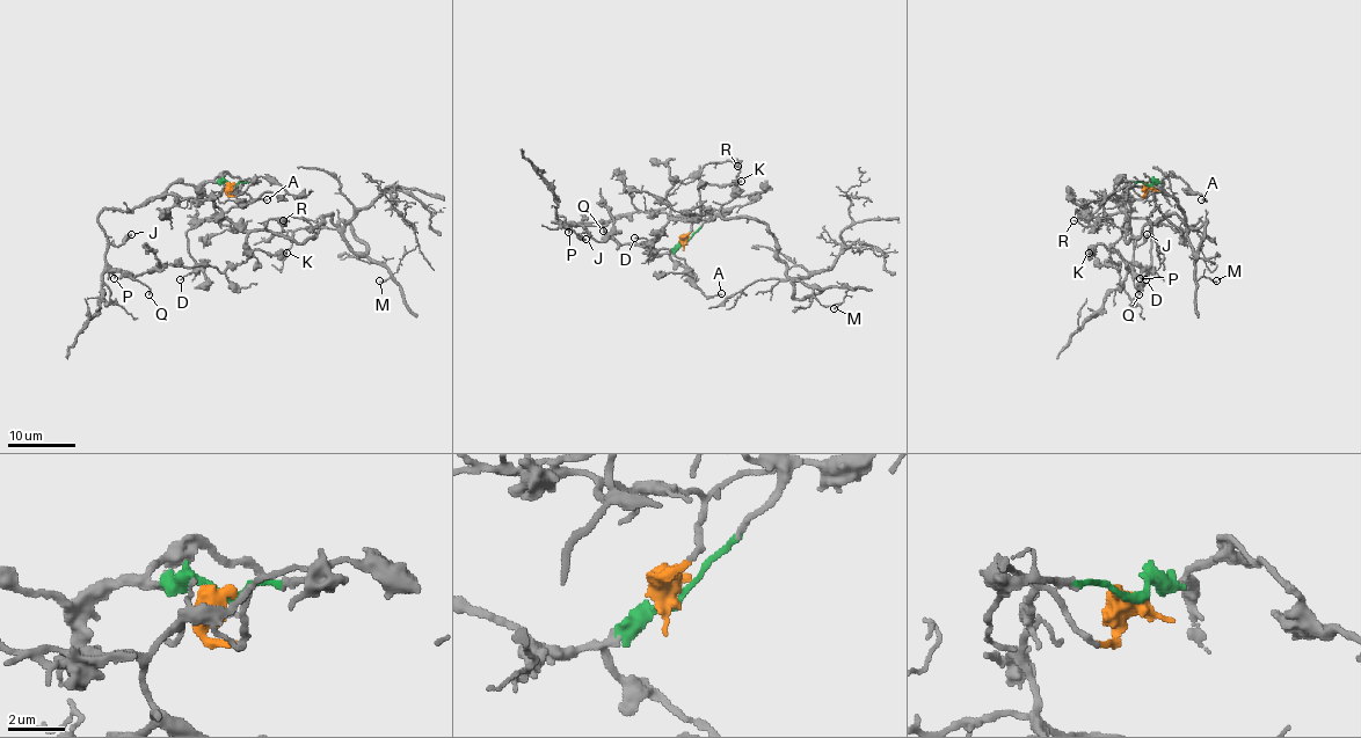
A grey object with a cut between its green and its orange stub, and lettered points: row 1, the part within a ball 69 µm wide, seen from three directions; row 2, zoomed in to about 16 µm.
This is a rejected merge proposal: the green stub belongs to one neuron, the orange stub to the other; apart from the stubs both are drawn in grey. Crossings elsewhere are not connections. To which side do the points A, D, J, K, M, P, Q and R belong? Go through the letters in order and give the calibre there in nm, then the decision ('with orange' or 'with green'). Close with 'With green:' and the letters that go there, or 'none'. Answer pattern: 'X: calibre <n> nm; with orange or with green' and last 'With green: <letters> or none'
A: calibre 160 nm; with green
D: calibre 110 nm; with orange
J: calibre 320 nm; with green
K: calibre 400 nm; with orange
M: calibre 130 nm; with orange
P: calibre 140 nm; with green
Q: calibre 170 nm; with green
R: calibre 120 nm; with orange
With green: A, J, P, Q

